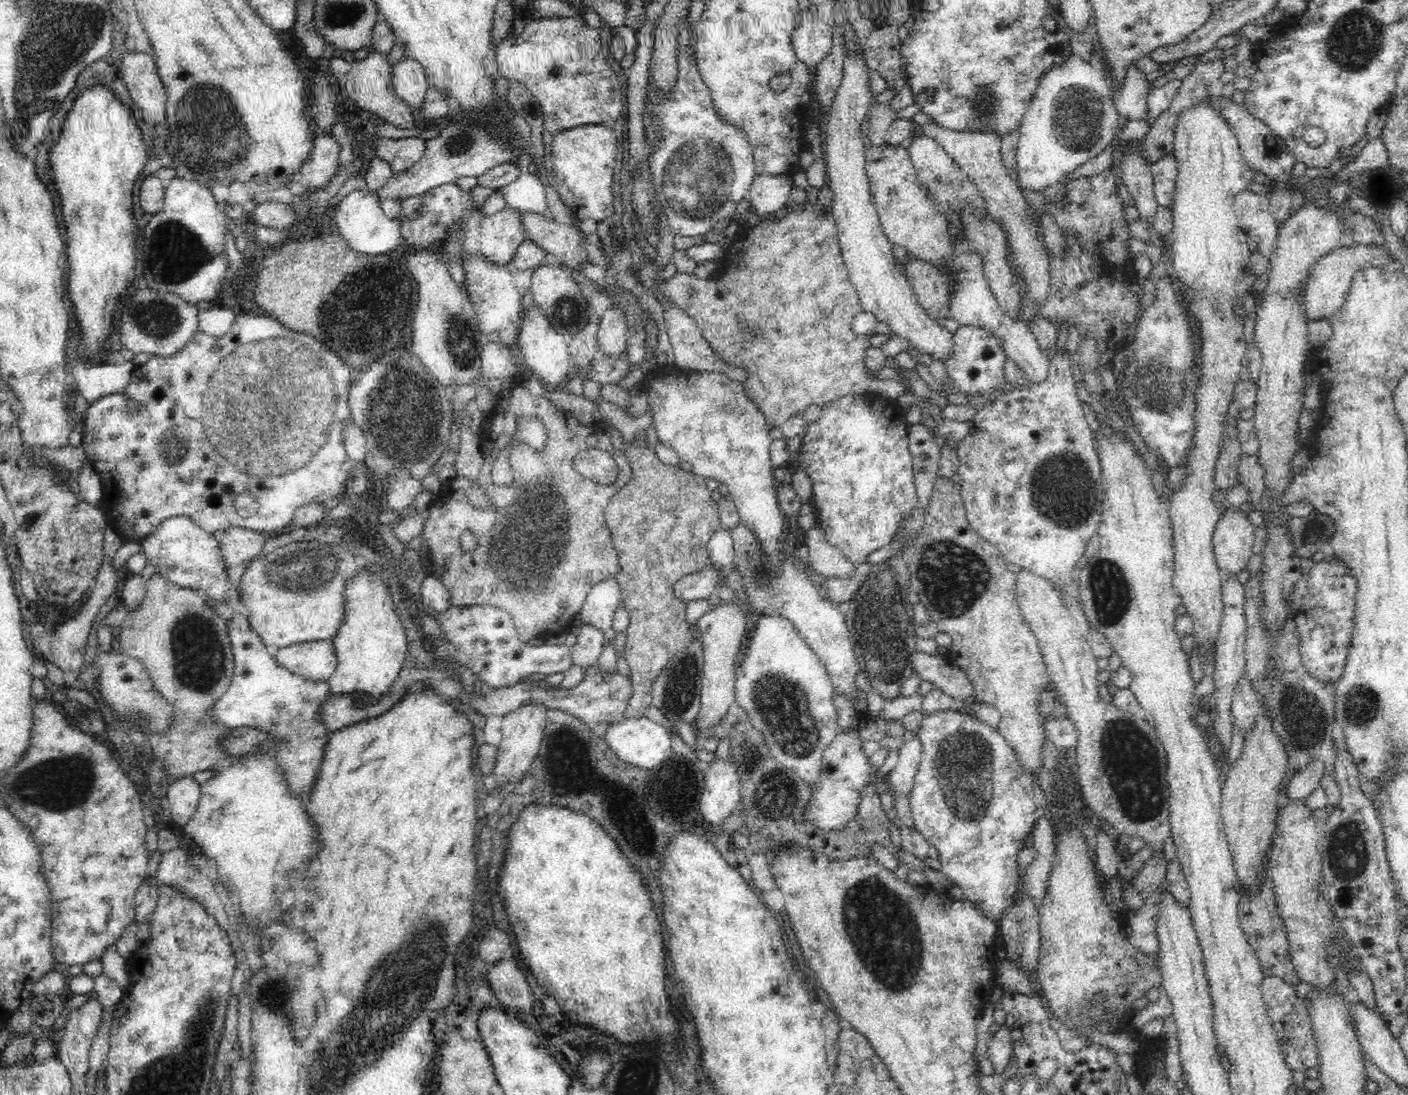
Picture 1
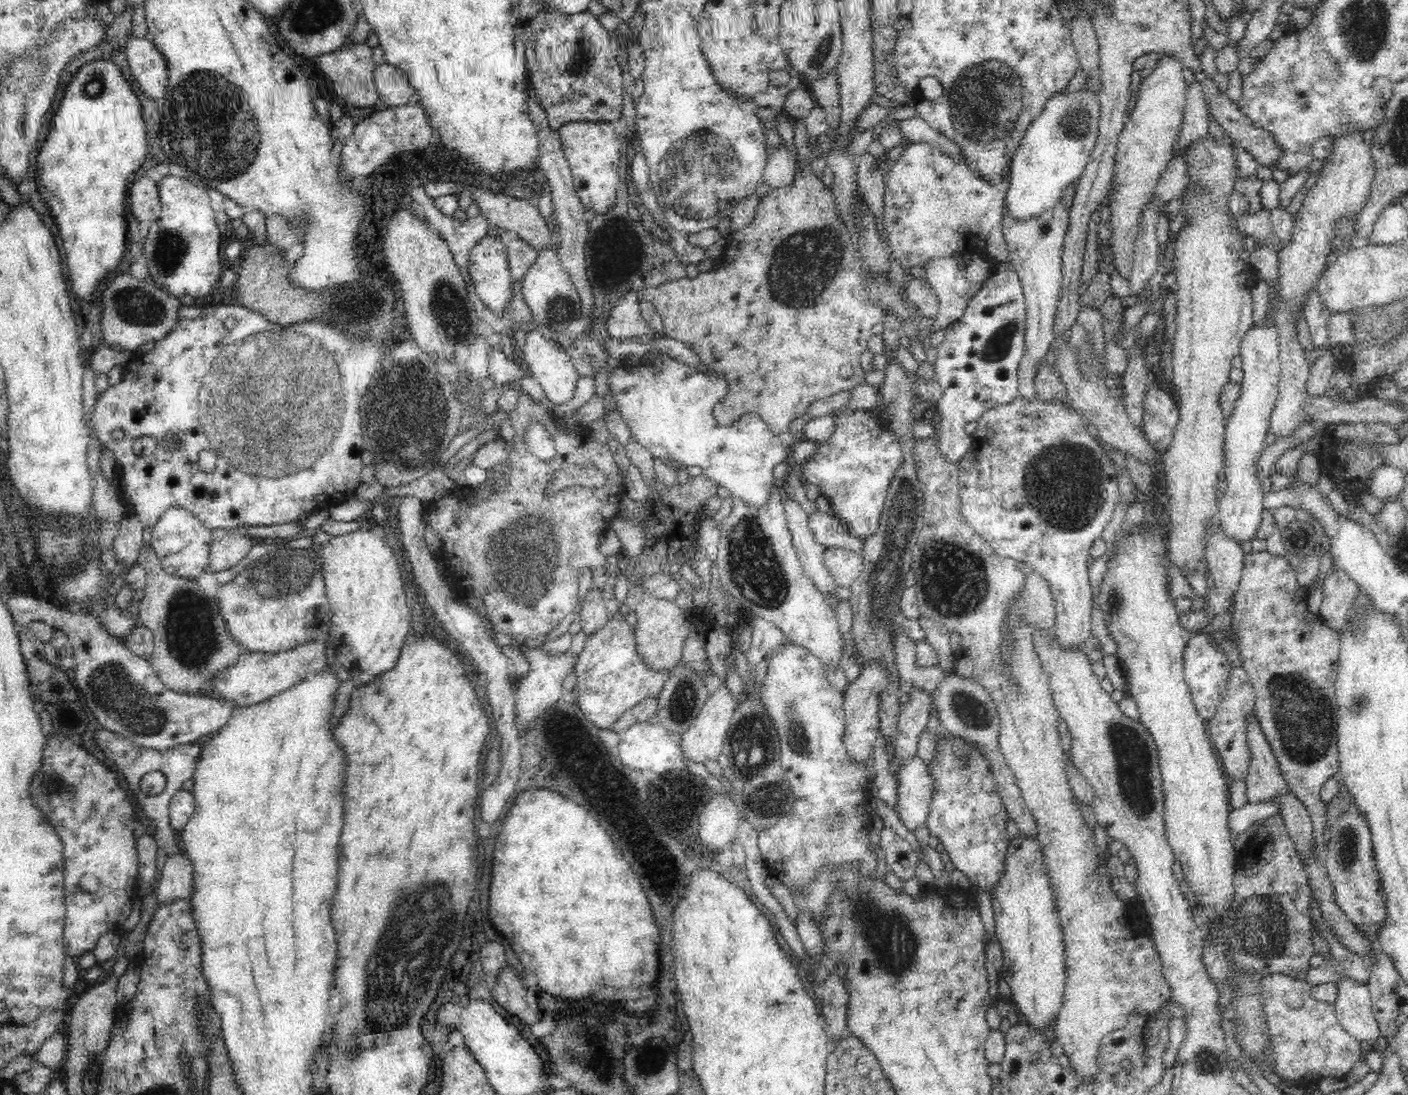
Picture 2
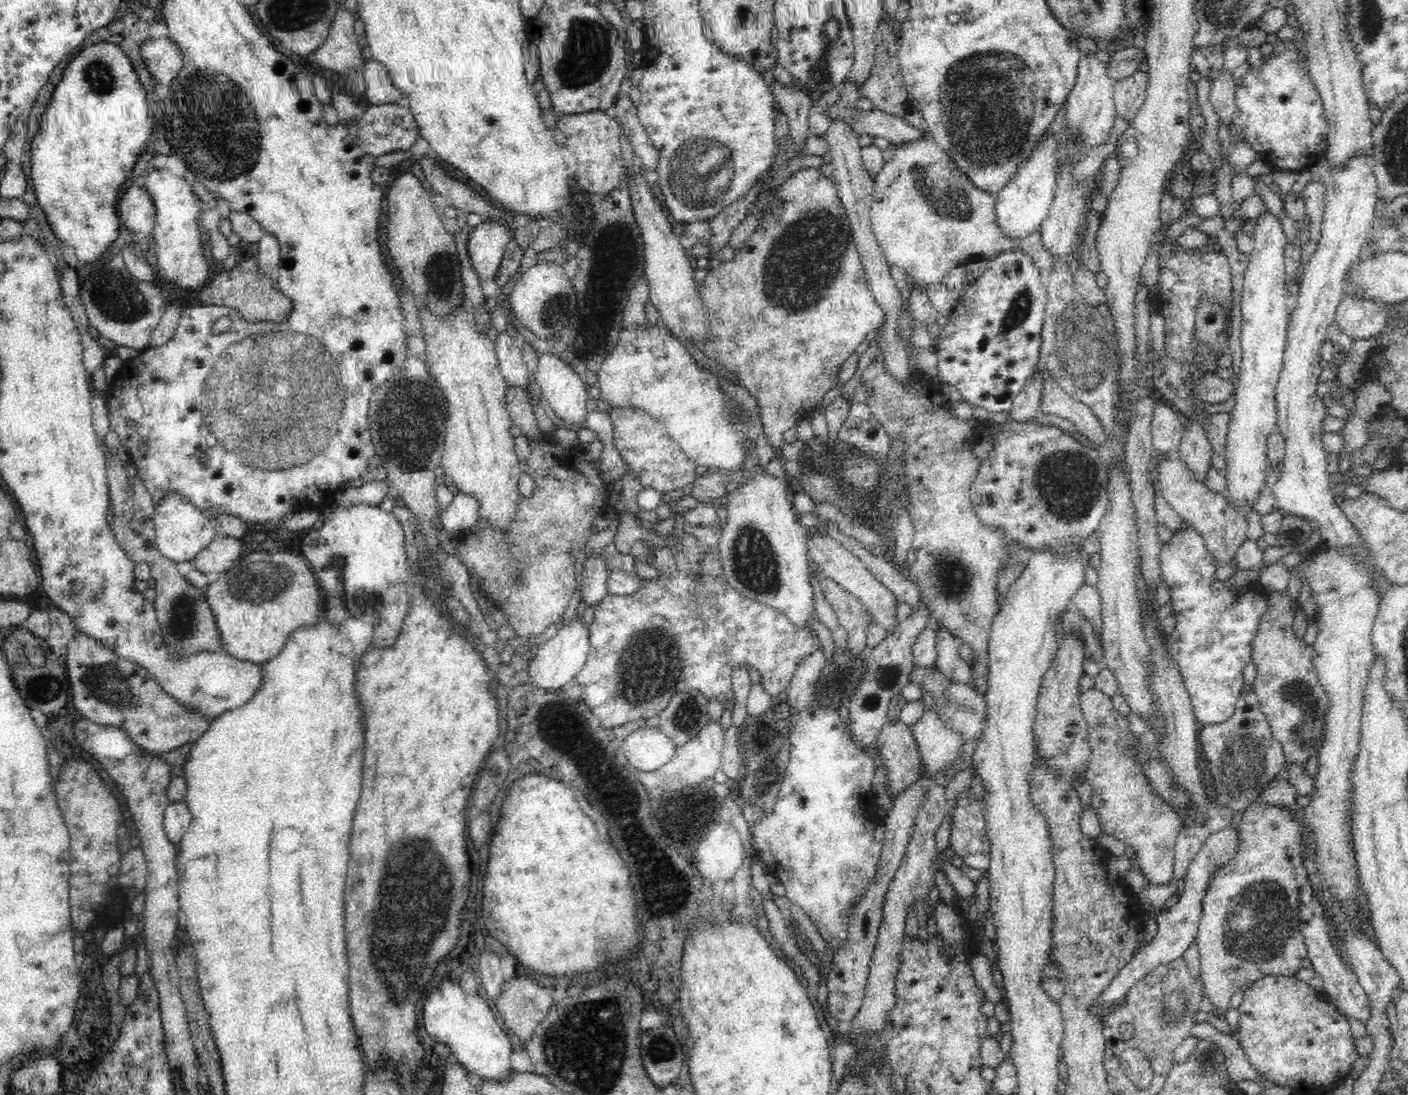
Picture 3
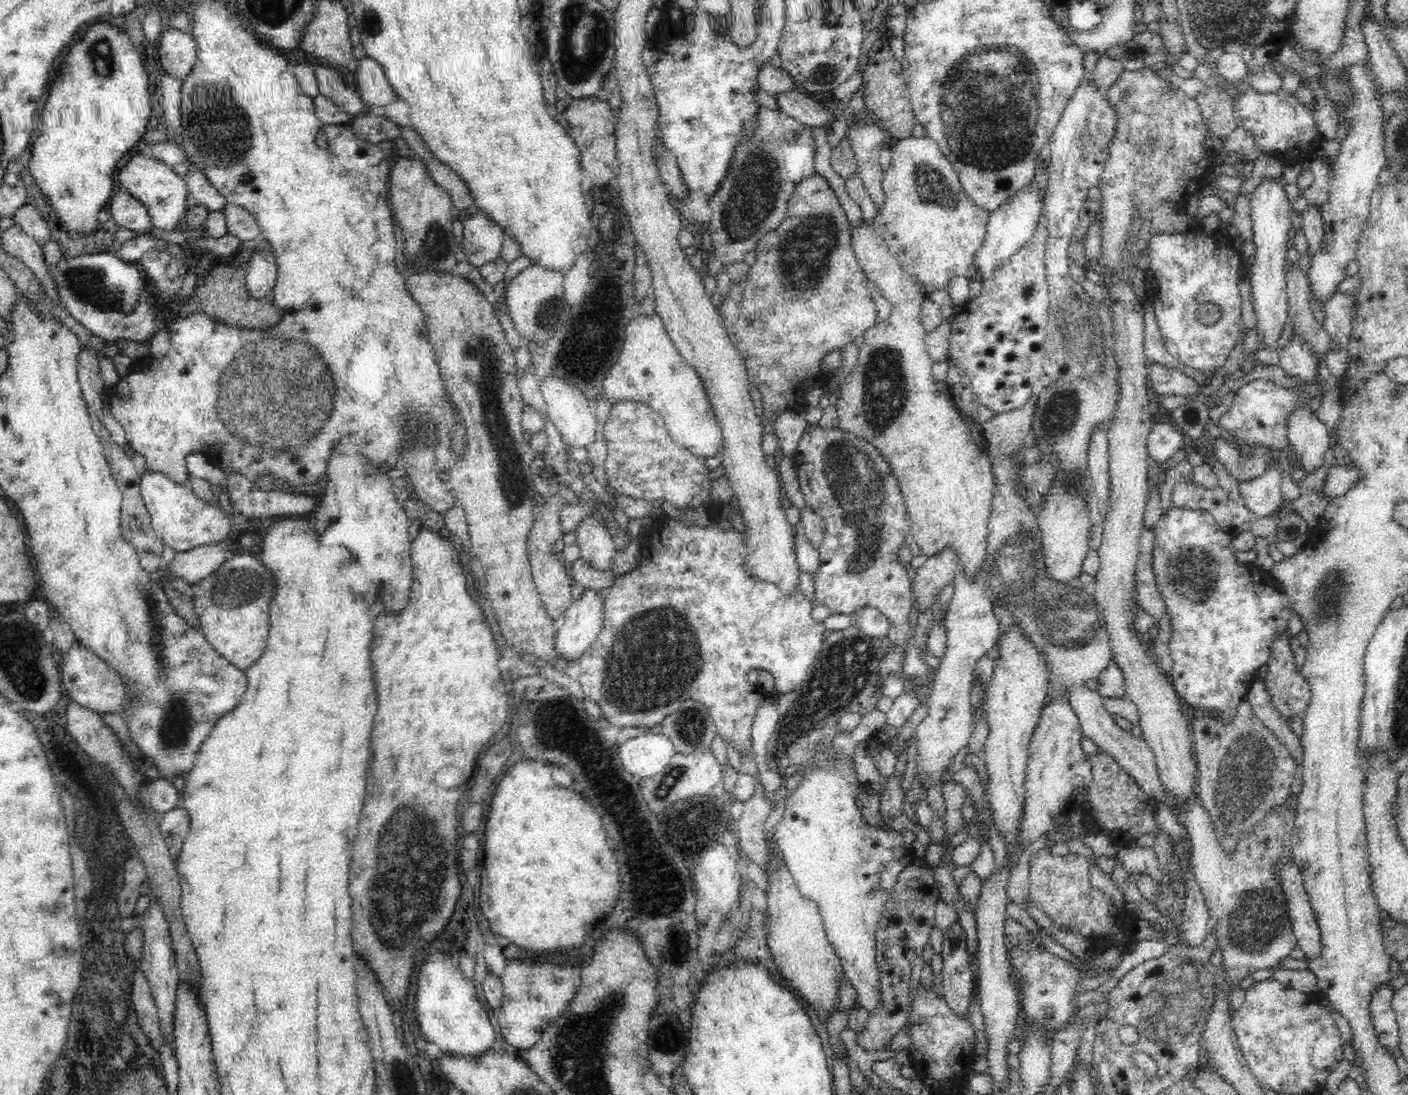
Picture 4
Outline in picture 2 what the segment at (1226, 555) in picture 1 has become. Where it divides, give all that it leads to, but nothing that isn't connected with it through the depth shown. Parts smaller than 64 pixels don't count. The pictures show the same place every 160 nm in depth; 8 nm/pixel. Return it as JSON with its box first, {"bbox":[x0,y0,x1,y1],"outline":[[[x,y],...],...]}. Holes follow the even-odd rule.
{"bbox":[1218,324,1282,543],"outline":[[[1253,324],[1246,336],[1242,338],[1240,356],[1244,373],[1240,398],[1234,406],[1234,412],[1225,423],[1225,474],[1226,488],[1219,500],[1218,522],[1222,527],[1223,536],[1238,543],[1256,539],[1262,512],[1264,510],[1262,479],[1256,471],[1256,460],[1265,449],[1266,434],[1270,428],[1270,416],[1276,407],[1279,396],[1278,386],[1281,376],[1282,343],[1275,330],[1263,329],[1263,324]]]}

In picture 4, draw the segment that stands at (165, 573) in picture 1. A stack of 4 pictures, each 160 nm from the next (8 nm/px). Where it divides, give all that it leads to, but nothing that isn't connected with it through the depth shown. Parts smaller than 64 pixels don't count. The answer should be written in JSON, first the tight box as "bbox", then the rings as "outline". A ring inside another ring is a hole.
{"bbox":[139,471,234,553],"outline":[[[144,471],[139,480],[141,495],[151,516],[151,527],[158,540],[167,544],[178,553],[186,553],[198,546],[209,546],[222,544],[228,539],[232,532],[234,521],[216,503],[204,501],[194,494],[193,488],[182,483],[174,482],[162,473],[148,473]]]}

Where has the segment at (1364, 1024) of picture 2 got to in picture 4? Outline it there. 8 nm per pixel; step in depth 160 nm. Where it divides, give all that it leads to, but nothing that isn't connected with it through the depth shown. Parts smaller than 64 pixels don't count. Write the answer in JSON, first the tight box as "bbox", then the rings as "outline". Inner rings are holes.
{"bbox":[1280,862,1322,960],"outline":[[[1293,862],[1280,868],[1281,882],[1285,890],[1285,903],[1289,909],[1290,924],[1297,938],[1297,944],[1310,960],[1322,958],[1321,930],[1305,890],[1305,881],[1298,865]]]}

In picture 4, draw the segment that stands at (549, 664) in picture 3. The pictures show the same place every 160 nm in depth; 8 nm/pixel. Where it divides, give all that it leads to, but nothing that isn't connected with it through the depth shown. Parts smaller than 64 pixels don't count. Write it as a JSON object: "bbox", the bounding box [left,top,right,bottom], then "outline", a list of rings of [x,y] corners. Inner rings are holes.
{"bbox":[554,588,604,664],"outline":[[[585,588],[563,614],[554,636],[555,656],[569,664],[596,640],[604,620],[603,590]]]}

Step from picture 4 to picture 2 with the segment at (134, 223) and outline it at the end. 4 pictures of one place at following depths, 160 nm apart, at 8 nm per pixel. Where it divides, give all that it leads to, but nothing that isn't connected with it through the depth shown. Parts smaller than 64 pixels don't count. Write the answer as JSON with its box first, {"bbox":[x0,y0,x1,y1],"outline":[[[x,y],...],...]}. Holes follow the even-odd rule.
{"bbox":[128,174,161,220],"outline":[[[144,174],[133,181],[128,195],[130,196],[130,210],[133,216],[143,220],[155,220],[161,213],[158,182]]]}

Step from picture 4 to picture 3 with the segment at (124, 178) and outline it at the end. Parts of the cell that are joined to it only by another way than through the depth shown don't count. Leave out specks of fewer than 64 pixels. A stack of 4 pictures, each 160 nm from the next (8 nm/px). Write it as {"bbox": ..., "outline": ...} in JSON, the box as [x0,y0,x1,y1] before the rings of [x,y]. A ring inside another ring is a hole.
{"bbox":[144,169,210,288],"outline":[[[154,169],[144,178],[144,190],[157,208],[152,236],[154,256],[168,280],[180,288],[205,288],[210,284],[210,262],[202,250],[202,233],[197,216],[204,206],[194,193],[189,177],[178,177],[166,169]]]}

